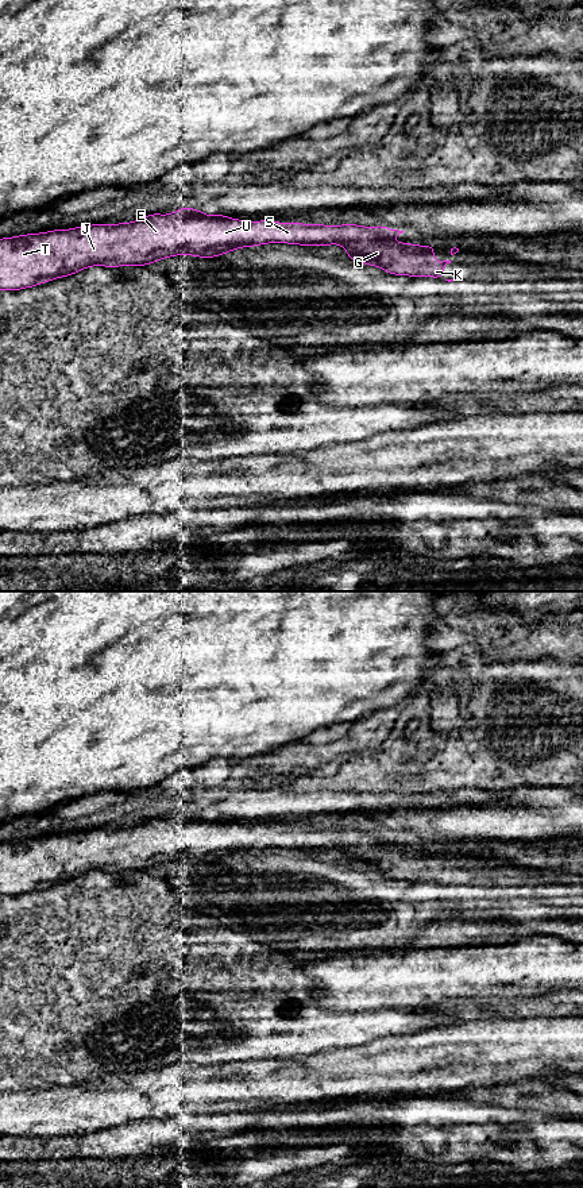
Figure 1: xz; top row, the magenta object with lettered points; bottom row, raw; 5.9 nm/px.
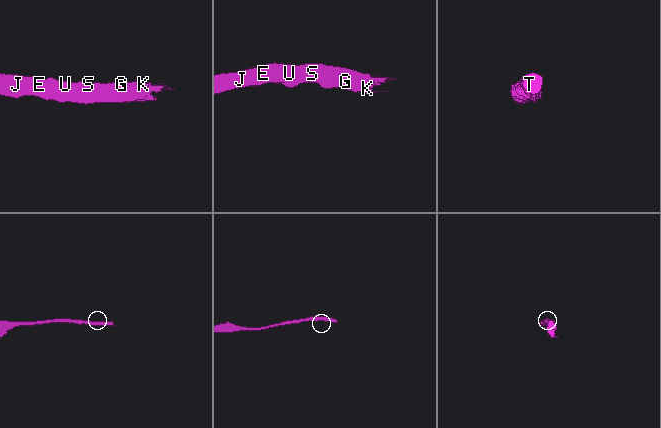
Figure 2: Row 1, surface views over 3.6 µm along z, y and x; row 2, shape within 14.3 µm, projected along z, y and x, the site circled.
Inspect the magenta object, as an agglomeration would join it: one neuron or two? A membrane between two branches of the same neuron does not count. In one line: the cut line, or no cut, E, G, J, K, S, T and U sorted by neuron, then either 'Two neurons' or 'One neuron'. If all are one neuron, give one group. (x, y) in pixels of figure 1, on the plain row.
No split. Groups: E G J K S T U. One neuron

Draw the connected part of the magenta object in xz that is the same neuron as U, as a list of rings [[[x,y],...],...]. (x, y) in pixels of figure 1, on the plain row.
[[[182,811],[174,818],[151,818],[131,828],[107,830],[104,828],[70,834],[51,834],[0,844],[0,895],[22,895],[40,888],[77,879],[90,871],[147,871],[165,863],[182,859],[215,863],[236,853],[267,848],[301,850],[340,849],[348,864],[383,873],[389,879],[409,882],[433,882],[443,884],[444,873],[451,865],[433,864],[435,852],[391,848],[404,836],[385,830],[363,832],[358,829],[324,830],[279,828],[273,825],[243,826],[220,819],[205,819],[200,814]]]

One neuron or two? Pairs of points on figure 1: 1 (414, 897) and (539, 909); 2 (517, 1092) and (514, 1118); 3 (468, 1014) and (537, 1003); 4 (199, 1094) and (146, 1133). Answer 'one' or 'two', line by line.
1: one
2: two
3: one
4: two

